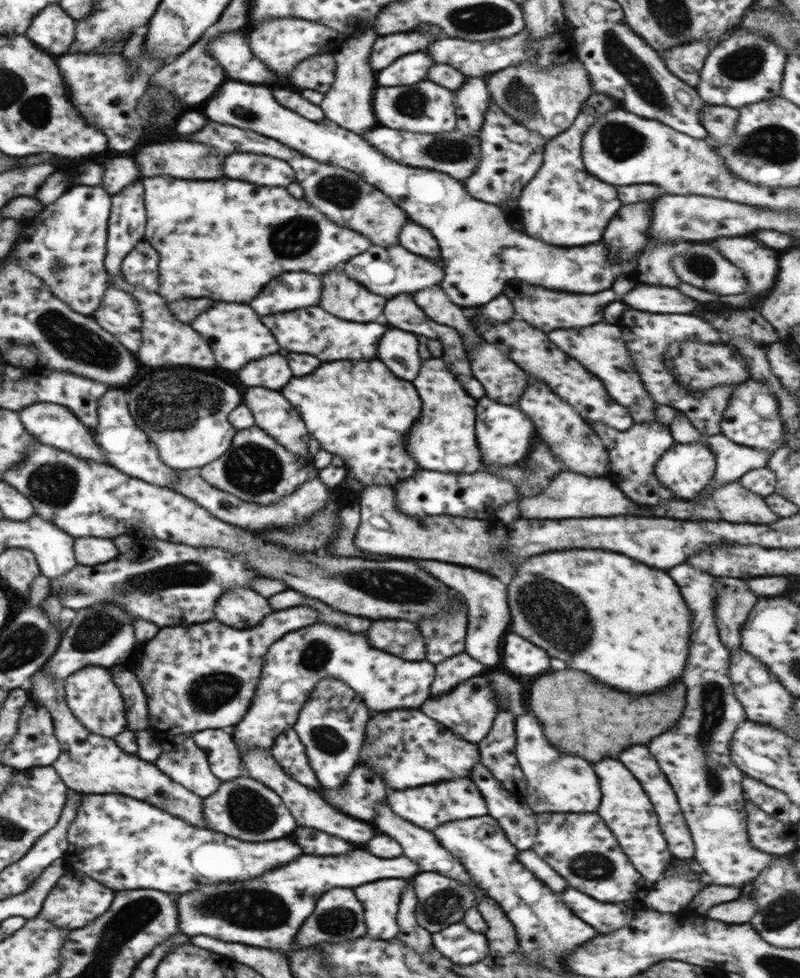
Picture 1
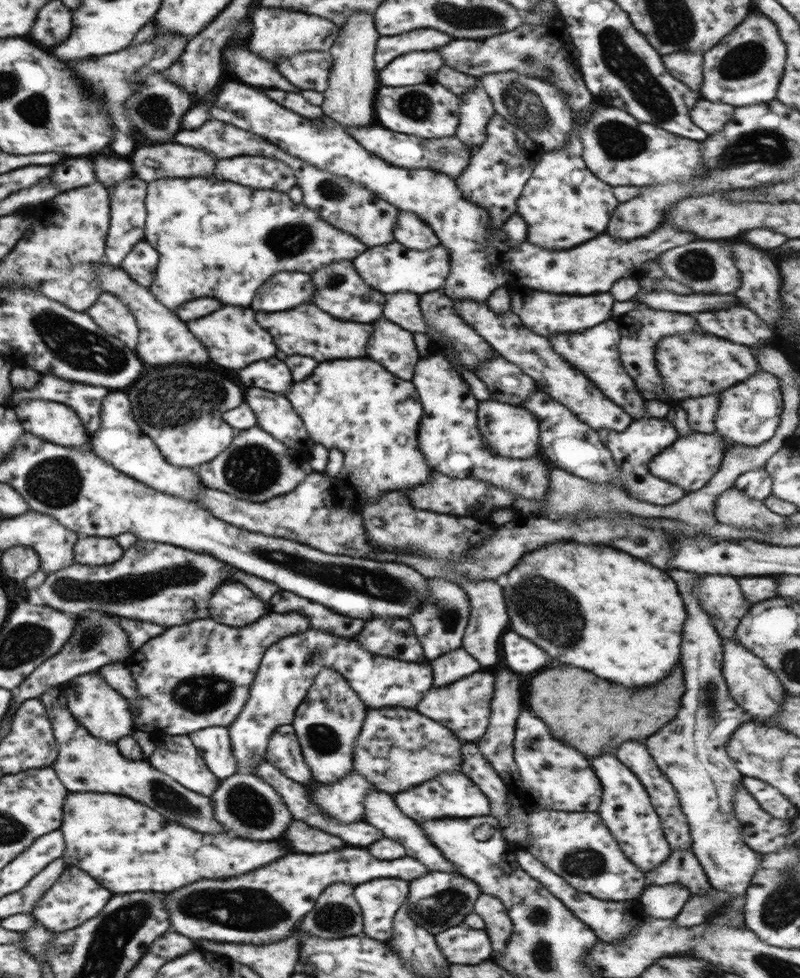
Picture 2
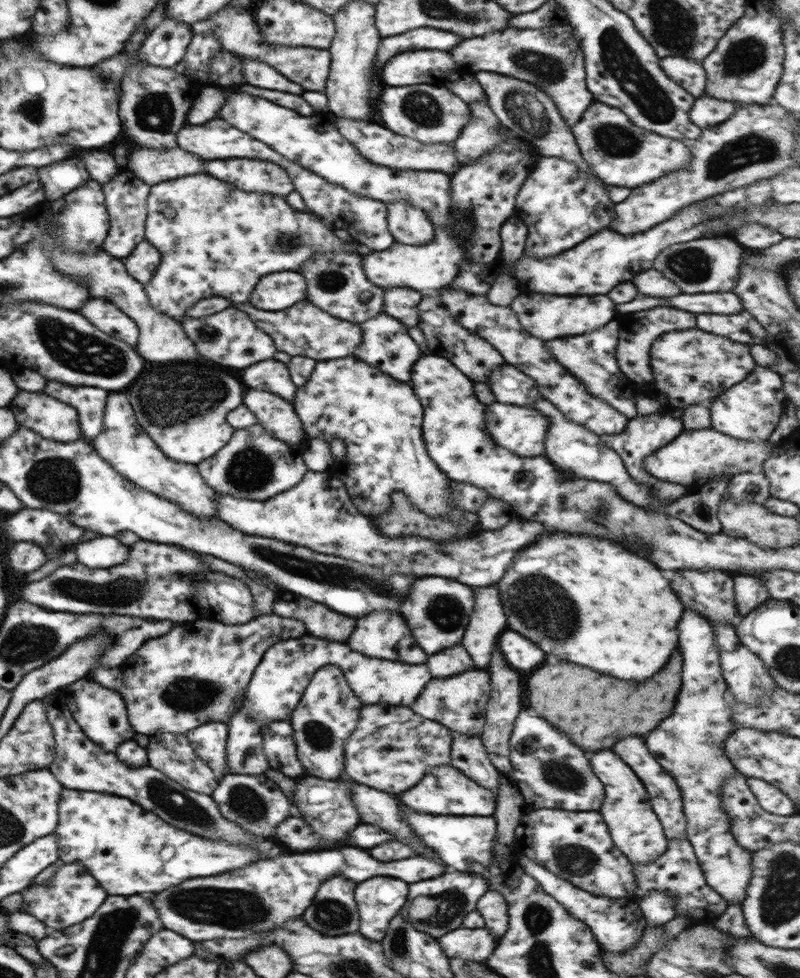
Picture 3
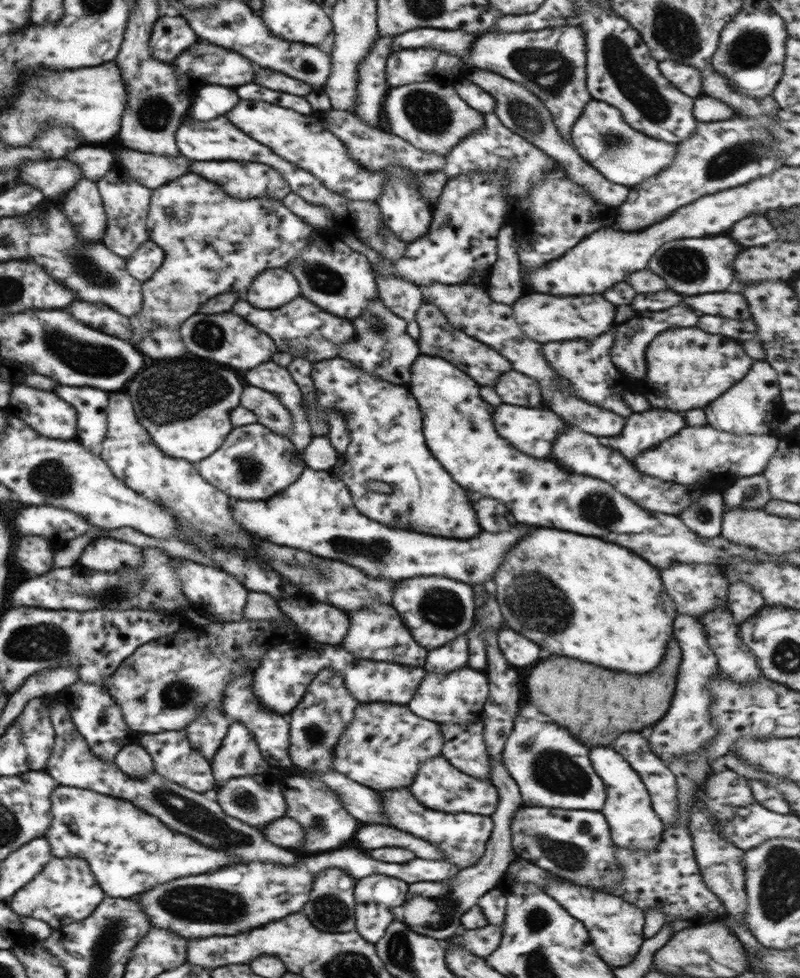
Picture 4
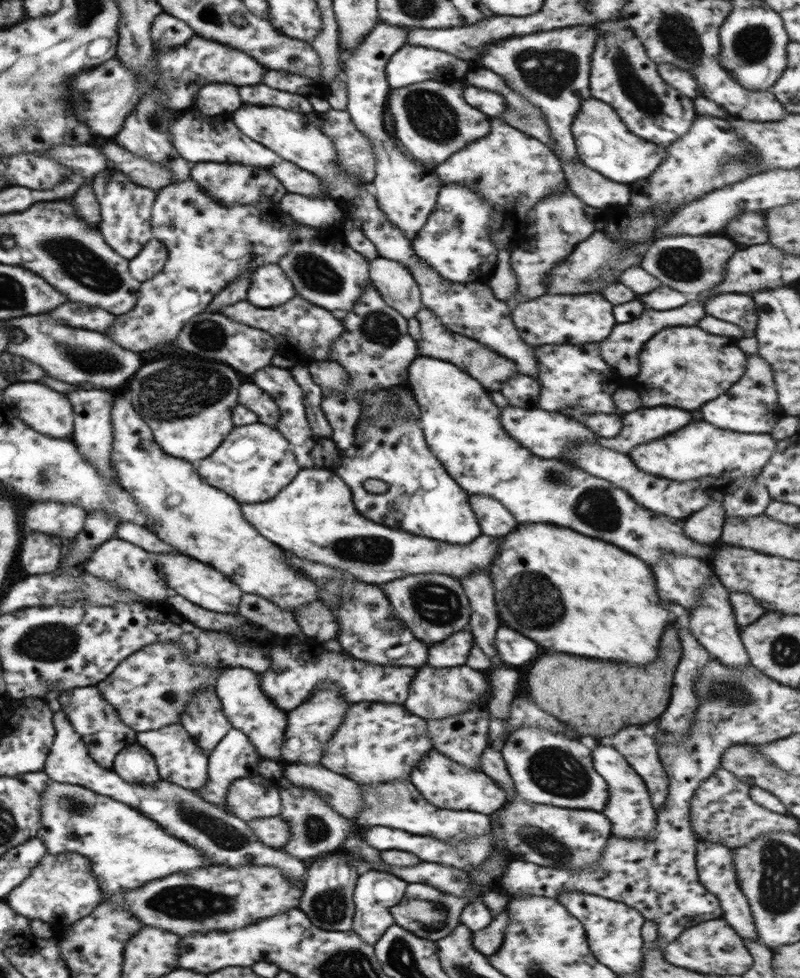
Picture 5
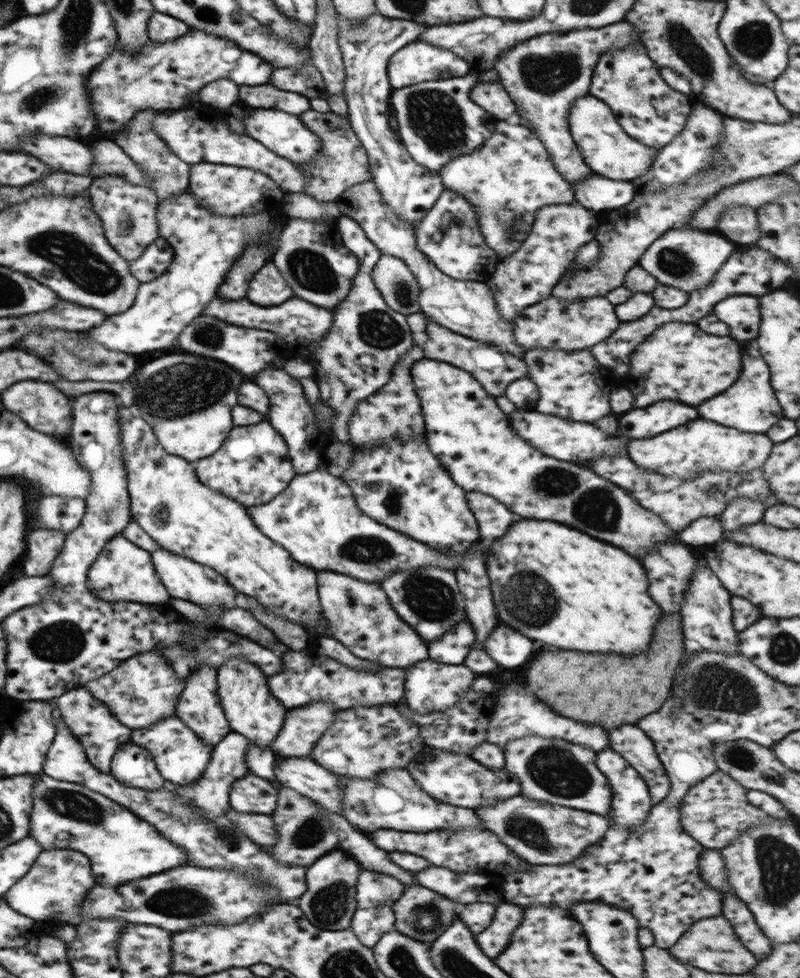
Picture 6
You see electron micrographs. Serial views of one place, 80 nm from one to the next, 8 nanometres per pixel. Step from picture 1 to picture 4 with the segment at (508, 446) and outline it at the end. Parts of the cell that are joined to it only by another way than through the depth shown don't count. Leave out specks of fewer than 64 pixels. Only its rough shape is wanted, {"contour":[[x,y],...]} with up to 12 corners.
{"contour":[[494,408],[498,434],[512,448],[551,458],[570,425],[549,408]]}

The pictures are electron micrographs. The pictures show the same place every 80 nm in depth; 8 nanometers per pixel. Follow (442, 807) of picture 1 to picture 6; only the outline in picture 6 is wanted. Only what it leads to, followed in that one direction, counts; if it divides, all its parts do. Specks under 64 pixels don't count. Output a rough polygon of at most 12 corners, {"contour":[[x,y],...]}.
{"contour":[[424,746],[405,769],[432,798],[475,809],[521,793],[505,767]]}

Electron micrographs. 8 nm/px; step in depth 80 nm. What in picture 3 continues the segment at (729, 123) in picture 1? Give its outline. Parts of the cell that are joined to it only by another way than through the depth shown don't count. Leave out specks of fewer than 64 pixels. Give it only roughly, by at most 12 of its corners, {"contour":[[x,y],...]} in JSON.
{"contour":[[704,94],[690,120],[701,129],[728,120],[740,105]]}

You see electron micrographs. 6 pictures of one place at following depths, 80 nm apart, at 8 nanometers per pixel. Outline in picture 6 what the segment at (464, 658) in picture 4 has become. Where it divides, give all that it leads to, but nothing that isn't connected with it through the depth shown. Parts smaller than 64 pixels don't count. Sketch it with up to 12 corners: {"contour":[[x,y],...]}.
{"contour":[[461,620],[428,644],[430,658],[462,664],[474,642],[470,621]]}

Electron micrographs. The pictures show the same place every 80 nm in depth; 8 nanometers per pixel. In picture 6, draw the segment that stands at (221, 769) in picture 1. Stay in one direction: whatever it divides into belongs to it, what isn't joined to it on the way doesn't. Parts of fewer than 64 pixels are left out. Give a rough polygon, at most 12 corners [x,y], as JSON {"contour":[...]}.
{"contour":[[192,668],[175,715],[209,745],[232,731],[218,668]]}

